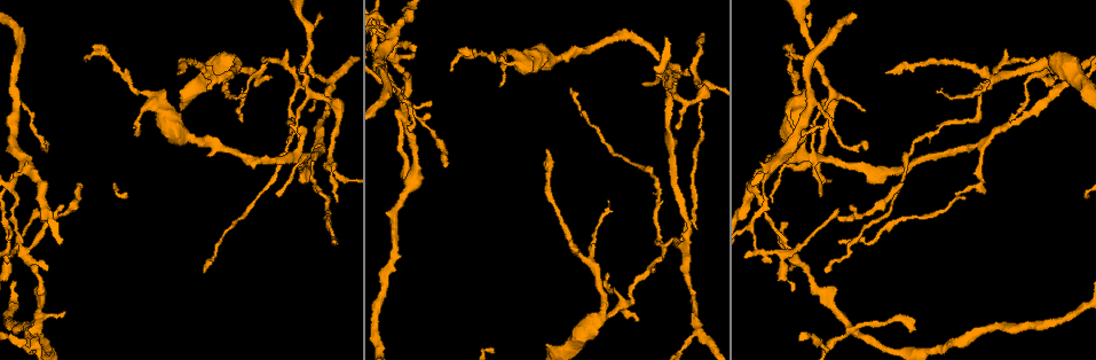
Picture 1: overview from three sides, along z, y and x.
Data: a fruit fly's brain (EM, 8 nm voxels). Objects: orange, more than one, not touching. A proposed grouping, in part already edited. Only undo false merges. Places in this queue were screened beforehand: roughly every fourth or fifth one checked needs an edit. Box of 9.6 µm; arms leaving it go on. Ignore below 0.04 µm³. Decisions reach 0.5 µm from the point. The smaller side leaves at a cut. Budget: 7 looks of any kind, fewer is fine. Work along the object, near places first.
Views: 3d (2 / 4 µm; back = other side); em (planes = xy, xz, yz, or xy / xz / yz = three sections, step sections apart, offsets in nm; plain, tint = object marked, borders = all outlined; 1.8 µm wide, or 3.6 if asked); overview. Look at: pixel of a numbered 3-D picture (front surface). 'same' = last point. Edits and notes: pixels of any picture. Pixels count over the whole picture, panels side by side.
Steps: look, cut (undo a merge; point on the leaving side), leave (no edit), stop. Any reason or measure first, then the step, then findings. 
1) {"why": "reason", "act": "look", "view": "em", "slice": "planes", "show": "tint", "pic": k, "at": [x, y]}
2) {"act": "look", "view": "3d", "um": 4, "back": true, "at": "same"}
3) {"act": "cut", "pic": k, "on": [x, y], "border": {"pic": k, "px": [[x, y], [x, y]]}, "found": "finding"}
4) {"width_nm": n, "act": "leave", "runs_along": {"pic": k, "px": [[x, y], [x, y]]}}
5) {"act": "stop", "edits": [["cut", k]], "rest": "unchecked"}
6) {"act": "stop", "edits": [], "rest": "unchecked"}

{"why": "arms part here", "act": "look", "view": "em", "slice": "xy", "step": 4, "show": "tint", "pic": 1, "at": [799, 155]}

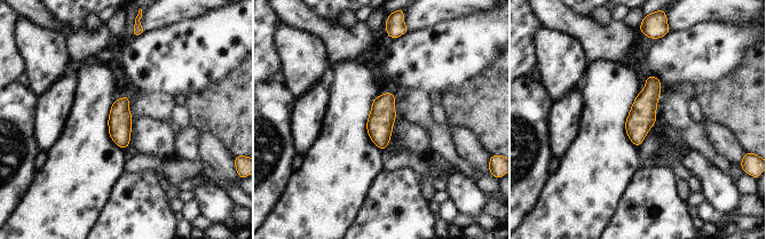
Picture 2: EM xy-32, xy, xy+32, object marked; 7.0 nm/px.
{"why": "another direction", "act": "look", "view": "em", "slice": "planes", "show": "tint", "at": "same"}

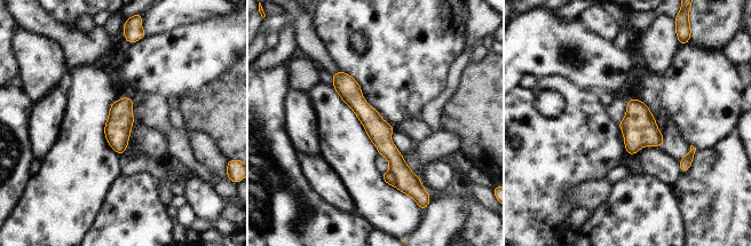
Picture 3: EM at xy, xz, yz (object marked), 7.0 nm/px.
{"act": "cut", "pic": 3, "on": [387, 176], "border": {"pic": 3, "px": [[389, 171], [394, 184]]}, "found": "two neurons meet here"}

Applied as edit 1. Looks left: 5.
{"why": "two arms in line, one across", "act": "look", "view": "em", "um": 3.6, "slice": "planes", "show": "tint", "pic": 1, "at": [1051, 64]}

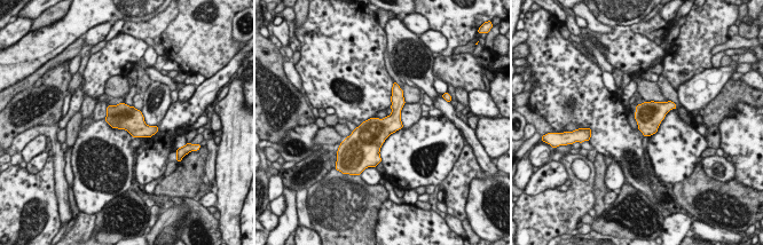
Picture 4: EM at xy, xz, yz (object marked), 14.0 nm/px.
{"width_nm": 340, "act": "leave", "found": "all the same neuron"}

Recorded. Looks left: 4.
{"act": "look", "view": "em", "slice": "xy", "step": 8, "show": "plain", "pic": 1, "at": [766, 169]}

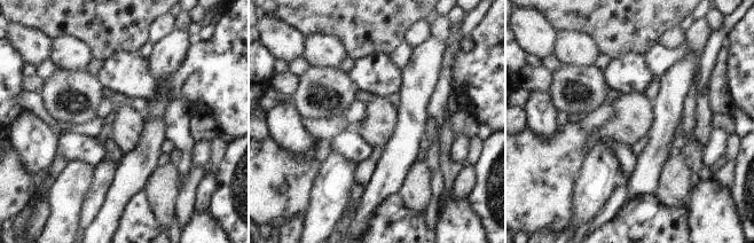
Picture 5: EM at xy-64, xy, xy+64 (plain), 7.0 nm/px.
{"act": "look", "view": "em", "slice": "xy", "step": 8, "show": "borders", "at": "same"}

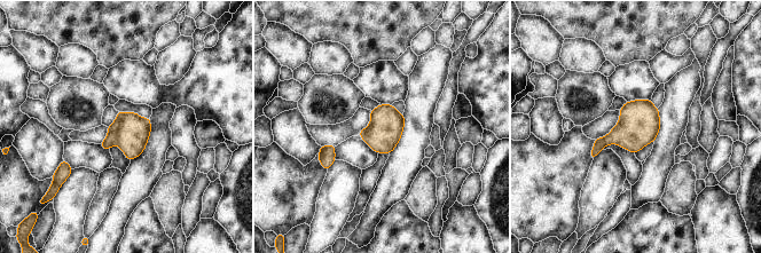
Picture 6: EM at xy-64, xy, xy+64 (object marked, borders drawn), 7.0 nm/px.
{"width_nm": 240, "act": "cut", "pic": 6, "on": [133, 133], "border": {"pic": 6, "px": [[125, 113], [118, 126], [115, 143]]}, "found": "a second neuron is stuck on"}

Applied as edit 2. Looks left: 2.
{"act": "stop", "edits": [["cut", 3], ["cut", 6]], "rest": "unchecked"}

